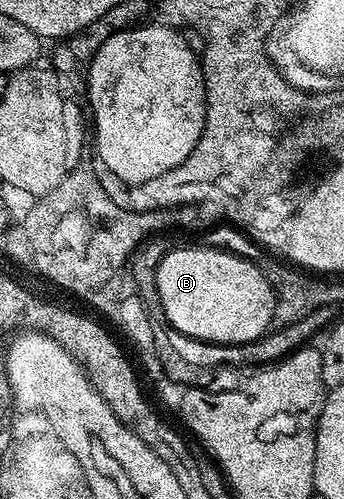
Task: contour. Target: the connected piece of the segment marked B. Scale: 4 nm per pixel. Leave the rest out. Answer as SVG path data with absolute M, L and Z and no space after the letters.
M173 247L156 267L156 289L160 305L164 307L163 319L169 320L182 334L195 340L207 340L213 344L245 344L258 339L269 331L276 295L266 278L251 259L231 256L216 248Z

